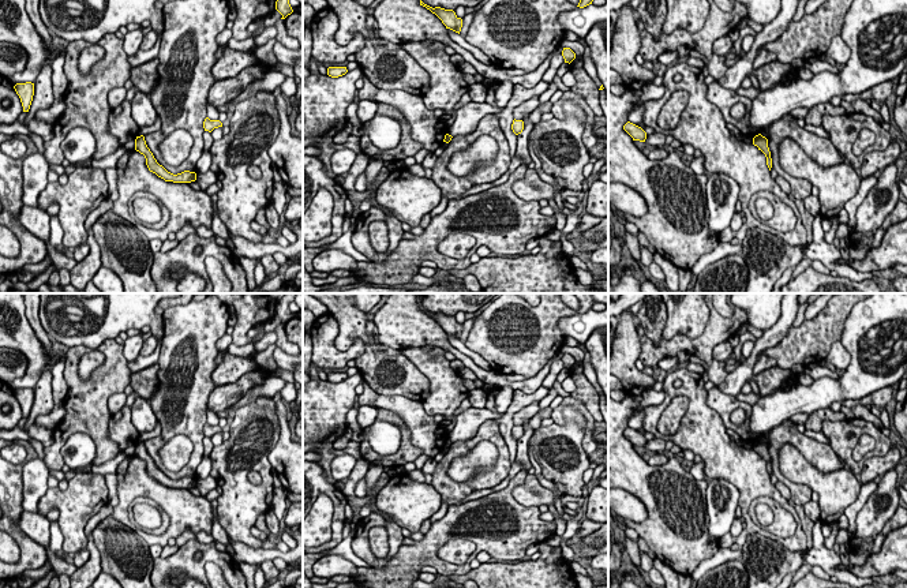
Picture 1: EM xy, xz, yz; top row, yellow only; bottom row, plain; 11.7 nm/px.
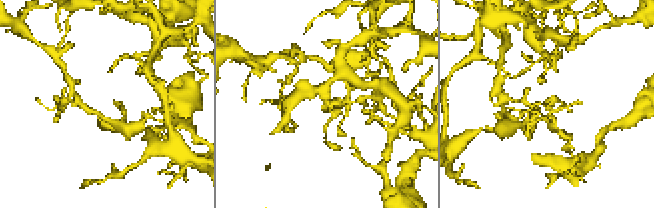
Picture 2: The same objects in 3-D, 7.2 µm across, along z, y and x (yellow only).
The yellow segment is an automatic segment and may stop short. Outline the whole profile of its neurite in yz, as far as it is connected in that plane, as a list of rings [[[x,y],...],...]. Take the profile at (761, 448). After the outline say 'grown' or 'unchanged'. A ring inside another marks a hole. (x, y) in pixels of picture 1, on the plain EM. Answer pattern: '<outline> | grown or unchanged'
[[[761,439],[756,441],[753,443],[753,450],[758,453],[758,456],[761,456],[765,462],[767,462],[767,471],[771,476],[772,473],[772,464],[771,464],[771,457],[769,457],[769,453],[768,453],[768,445],[765,442],[762,442]]] | unchanged

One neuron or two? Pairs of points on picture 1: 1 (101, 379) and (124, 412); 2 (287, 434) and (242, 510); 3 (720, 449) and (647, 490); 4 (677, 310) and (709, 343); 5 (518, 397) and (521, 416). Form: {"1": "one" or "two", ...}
{"1": "two", "2": "two", "3": "two", "4": "two", "5": "two"}

